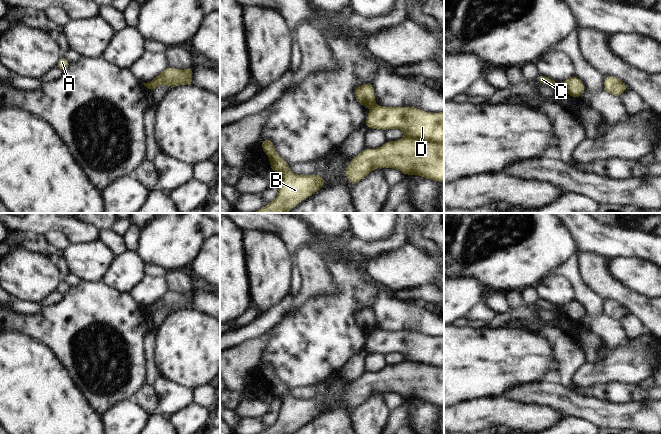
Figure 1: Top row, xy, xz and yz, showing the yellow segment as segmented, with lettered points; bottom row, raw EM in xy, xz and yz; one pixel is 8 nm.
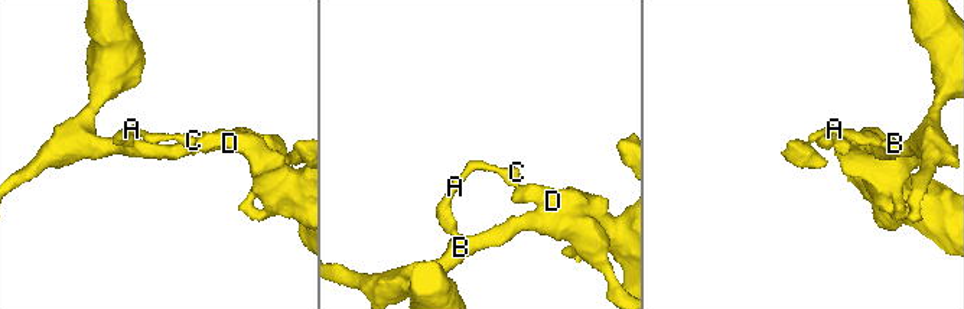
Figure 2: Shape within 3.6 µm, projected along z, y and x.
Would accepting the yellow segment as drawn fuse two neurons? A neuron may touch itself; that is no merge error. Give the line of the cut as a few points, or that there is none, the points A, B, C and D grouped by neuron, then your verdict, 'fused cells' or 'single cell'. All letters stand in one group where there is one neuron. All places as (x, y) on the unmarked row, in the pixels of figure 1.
cut xz (404, 360), (443, 367); groups A B C / D; fused cells

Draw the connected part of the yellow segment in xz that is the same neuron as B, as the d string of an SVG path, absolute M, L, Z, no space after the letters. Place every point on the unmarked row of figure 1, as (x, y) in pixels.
M269 362L263 364L261 372L270 384L272 395L282 399L282 406L278 410L276 422L259 434L291 434L324 410L325 404L320 399L293 398L286 385L275 376Z

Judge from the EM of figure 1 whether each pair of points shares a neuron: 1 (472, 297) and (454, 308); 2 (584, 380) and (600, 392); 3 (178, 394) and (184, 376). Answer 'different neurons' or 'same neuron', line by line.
1: same neuron
2: different neurons
3: different neurons

